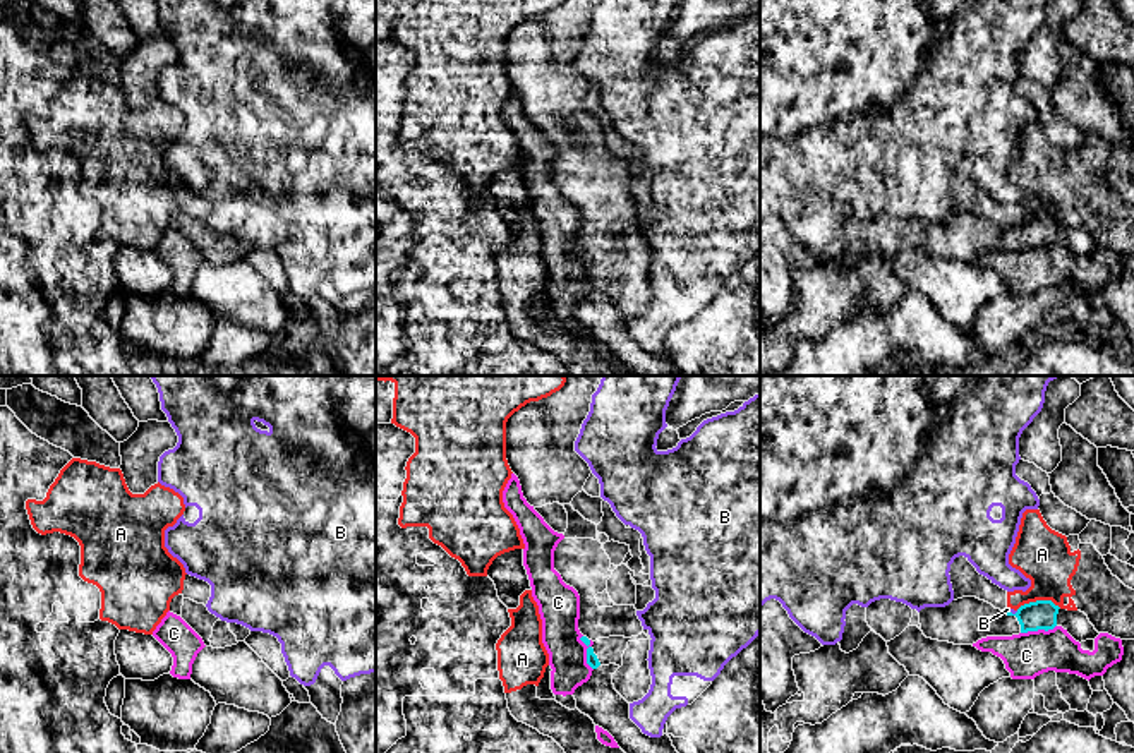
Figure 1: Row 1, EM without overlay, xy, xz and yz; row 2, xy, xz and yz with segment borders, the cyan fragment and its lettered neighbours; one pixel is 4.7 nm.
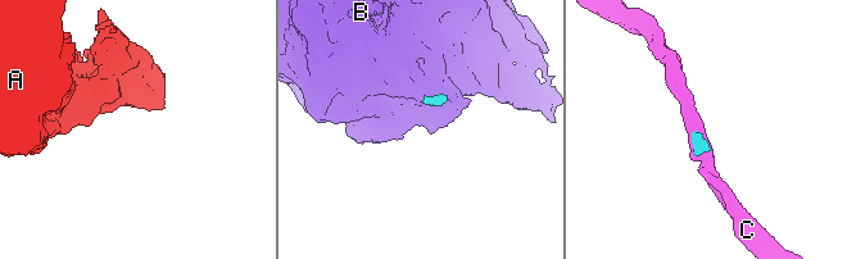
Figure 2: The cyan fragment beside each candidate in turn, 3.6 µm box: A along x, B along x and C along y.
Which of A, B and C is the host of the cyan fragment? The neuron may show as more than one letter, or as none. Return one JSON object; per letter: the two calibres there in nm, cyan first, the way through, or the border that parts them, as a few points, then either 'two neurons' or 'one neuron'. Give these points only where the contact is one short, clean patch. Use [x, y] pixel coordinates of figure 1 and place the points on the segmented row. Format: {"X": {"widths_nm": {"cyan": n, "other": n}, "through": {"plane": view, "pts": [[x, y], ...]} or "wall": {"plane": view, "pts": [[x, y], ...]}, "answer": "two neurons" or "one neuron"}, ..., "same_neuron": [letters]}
{"A": {"widths_nm": {"cyan": 140, "other": 260}, "wall": {"plane": "yz", "pts": [[1061, 608], [1050, 601], [1030, 601], [1016, 609]]}, "answer": "two neurons"}, "B": {"widths_nm": {"cyan": 140, "other": 20}, "wall": {"plane": "yz", "pts": [[1018, 611], [1006, 613]]}, "answer": "two neurons"}, "C": {"widths_nm": {"cyan": 60, "other": 190}, "wall": {"plane": "xz", "pts": [[582, 635], [580, 640], [587, 647], [587, 664], [592, 669]]}, "answer": "two neurons"}, "same_neuron": []}

